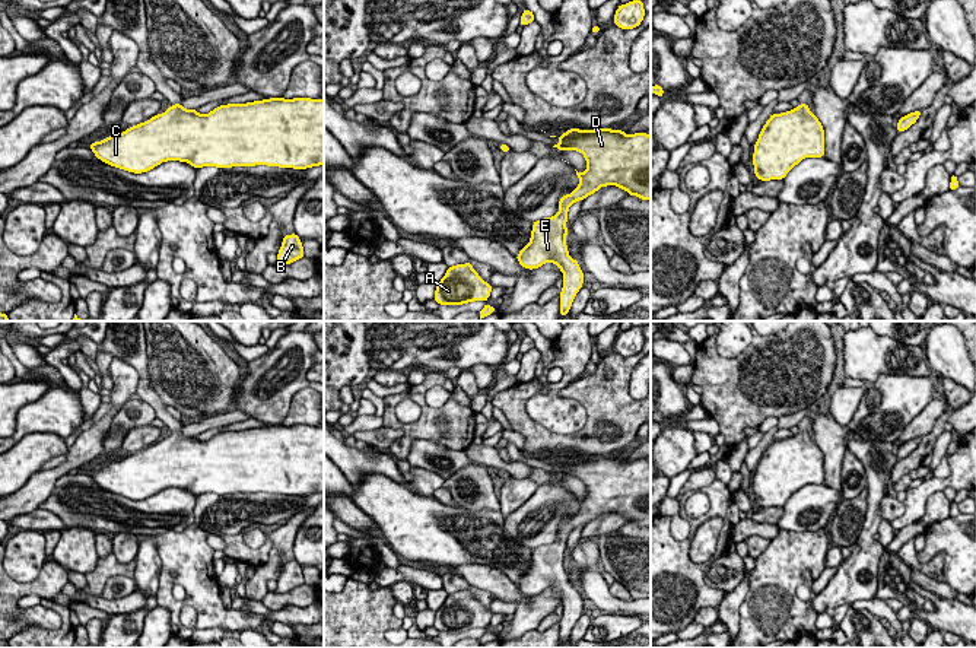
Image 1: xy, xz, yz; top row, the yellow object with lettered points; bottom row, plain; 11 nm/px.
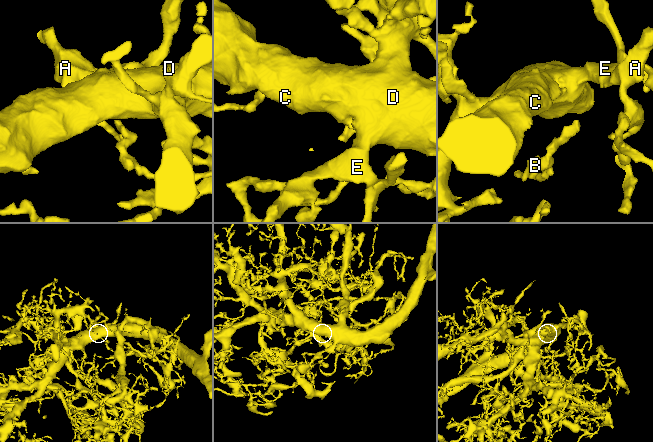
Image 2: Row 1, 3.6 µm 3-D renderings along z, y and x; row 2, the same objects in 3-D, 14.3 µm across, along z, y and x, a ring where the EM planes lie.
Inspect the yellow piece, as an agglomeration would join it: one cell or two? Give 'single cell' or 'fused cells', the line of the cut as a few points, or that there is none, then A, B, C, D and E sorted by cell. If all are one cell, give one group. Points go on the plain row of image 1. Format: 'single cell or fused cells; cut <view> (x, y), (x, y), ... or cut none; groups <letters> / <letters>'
single cell; cut none; groups A B C D E

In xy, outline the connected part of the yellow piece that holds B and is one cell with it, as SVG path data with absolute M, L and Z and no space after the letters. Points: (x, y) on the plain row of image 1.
M295 560L284 562L282 574L277 579L277 588L276 593L287 593L296 587L303 585L303 572L299 563Z

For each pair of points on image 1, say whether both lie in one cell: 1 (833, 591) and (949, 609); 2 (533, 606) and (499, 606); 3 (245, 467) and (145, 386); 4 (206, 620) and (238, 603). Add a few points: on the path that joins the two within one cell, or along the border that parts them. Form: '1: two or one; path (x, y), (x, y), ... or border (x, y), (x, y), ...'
1: two; border (878, 564), (876, 597)
2: two; border (518, 604), (512, 613)
3: one; path (216, 464), (204, 464), (164, 415)
4: two; border (232, 609), (244, 610)

